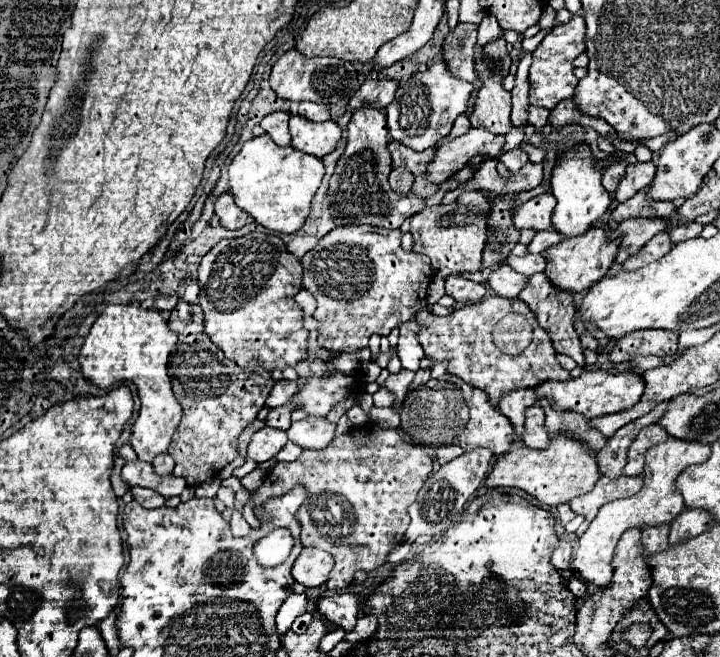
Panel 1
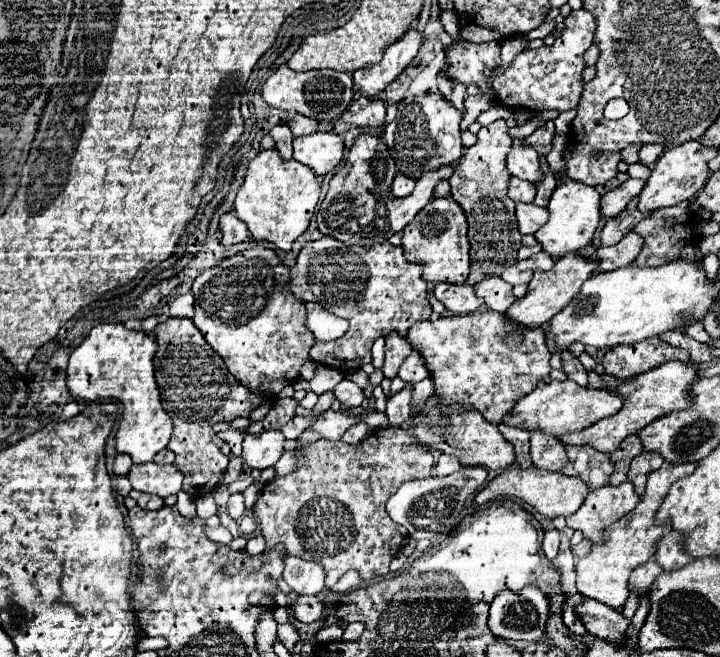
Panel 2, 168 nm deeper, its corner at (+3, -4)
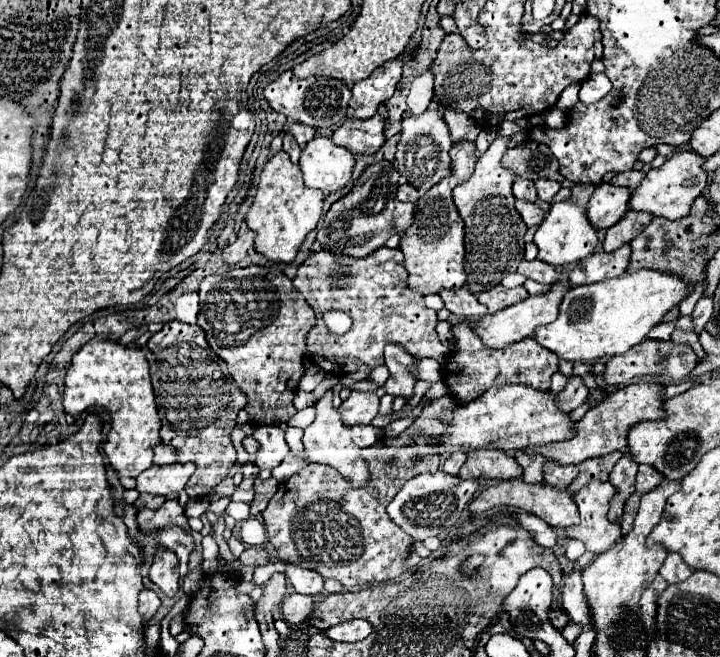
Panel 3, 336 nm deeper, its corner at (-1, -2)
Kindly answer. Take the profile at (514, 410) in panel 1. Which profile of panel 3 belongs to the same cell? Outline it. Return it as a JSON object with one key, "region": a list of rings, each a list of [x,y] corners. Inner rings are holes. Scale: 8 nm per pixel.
{"region":[[[515,451],[515,459],[523,467],[523,479],[527,483],[543,483],[543,463],[545,463],[543,457]]]}

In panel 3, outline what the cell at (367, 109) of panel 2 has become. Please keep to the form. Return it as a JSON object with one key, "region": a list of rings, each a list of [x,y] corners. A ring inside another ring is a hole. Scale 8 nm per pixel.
{"region":[[[379,113],[367,121],[347,119],[331,139],[335,145],[353,151],[353,155],[373,155],[385,143],[385,121]]]}

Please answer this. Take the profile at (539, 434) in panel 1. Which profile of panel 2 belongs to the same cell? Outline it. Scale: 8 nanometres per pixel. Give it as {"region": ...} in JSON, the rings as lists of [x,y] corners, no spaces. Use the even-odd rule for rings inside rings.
{"region":[[[539,431],[531,433],[531,459],[535,467],[549,471],[561,471],[561,467],[567,463],[563,443],[559,443],[557,437]]]}

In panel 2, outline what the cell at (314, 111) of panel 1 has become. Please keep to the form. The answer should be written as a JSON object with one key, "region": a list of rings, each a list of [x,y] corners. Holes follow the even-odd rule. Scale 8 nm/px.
{"region":[[[293,115],[287,125],[291,127],[293,135],[309,135],[317,131],[317,121],[311,121],[311,117],[303,117],[303,115]]]}

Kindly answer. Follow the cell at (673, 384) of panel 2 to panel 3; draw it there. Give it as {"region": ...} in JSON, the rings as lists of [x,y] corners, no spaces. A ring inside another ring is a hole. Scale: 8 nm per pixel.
{"region":[[[639,383],[639,385],[627,385],[623,389],[617,389],[611,393],[605,401],[601,401],[597,407],[589,409],[587,415],[575,423],[575,437],[559,441],[559,443],[547,443],[541,447],[529,447],[525,449],[527,455],[543,455],[549,461],[555,461],[559,465],[579,465],[581,461],[587,461],[591,457],[601,457],[611,451],[625,451],[627,449],[627,431],[641,421],[661,419],[665,415],[663,411],[663,385],[657,383]]]}

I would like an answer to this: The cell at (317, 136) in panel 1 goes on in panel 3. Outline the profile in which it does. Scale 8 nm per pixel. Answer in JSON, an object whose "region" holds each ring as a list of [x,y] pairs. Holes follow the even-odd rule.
{"region":[[[315,137],[303,149],[299,167],[307,187],[321,189],[329,195],[343,189],[351,181],[355,155],[337,147],[329,137]]]}

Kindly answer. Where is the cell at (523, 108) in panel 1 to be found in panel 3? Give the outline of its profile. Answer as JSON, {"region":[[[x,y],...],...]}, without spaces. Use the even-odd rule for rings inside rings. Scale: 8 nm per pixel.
{"region":[[[537,179],[535,187],[537,187],[537,193],[539,193],[539,199],[545,201],[545,203],[551,203],[553,197],[557,195],[557,191],[561,189],[561,185],[557,181],[551,181],[551,179]]]}

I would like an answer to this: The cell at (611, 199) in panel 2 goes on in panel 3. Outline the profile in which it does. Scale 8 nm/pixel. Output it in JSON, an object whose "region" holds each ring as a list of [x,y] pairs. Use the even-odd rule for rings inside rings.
{"region":[[[599,183],[591,201],[587,203],[587,219],[595,229],[613,227],[629,209],[629,189]]]}

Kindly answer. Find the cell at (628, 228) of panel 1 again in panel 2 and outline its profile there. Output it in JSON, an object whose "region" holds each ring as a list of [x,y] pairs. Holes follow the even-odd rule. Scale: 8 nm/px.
{"region":[[[631,231],[619,243],[615,243],[611,247],[599,247],[597,253],[593,255],[593,259],[599,261],[599,267],[597,267],[599,271],[615,271],[619,267],[631,265],[641,247],[643,247],[643,239],[639,239],[637,233]]]}

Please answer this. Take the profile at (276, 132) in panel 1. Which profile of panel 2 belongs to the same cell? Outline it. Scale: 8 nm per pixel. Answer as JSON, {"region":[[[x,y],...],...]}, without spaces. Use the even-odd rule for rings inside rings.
{"region":[[[275,125],[275,127],[269,131],[269,135],[273,137],[275,147],[277,147],[277,151],[281,153],[281,157],[283,157],[283,159],[291,159],[291,155],[293,155],[293,147],[291,147],[293,133],[291,133],[291,129],[287,129],[287,125]]]}

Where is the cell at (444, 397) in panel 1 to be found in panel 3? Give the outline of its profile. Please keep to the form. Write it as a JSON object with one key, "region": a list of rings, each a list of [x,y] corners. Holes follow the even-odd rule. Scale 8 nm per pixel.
{"region":[[[475,449],[467,453],[467,461],[459,471],[461,479],[517,479],[523,469],[501,449]]]}

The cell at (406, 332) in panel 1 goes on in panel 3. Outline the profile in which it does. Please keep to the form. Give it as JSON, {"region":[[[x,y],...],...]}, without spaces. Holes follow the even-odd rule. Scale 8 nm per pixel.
{"region":[[[389,343],[385,347],[385,365],[389,369],[389,381],[383,387],[385,395],[393,395],[393,397],[403,397],[403,399],[411,399],[413,397],[413,387],[417,383],[415,375],[411,373],[415,359],[411,359],[411,355],[399,347]]]}

